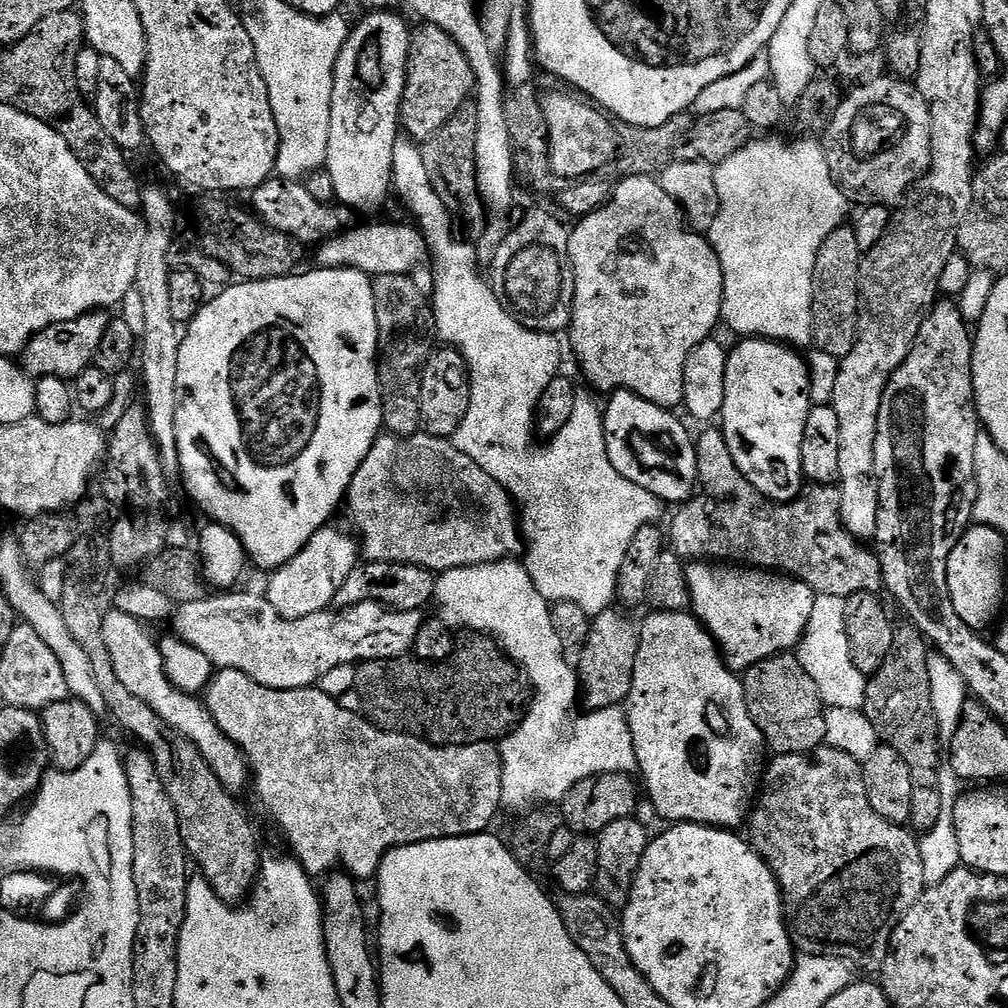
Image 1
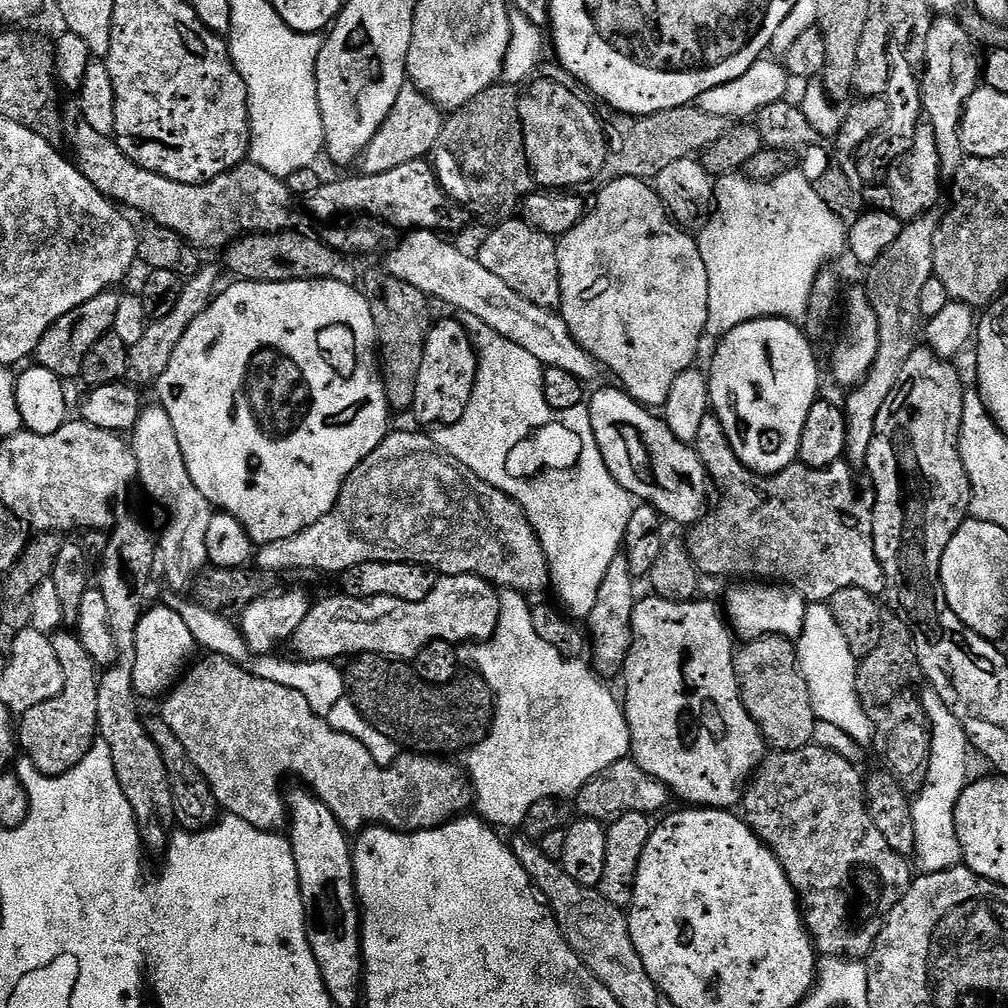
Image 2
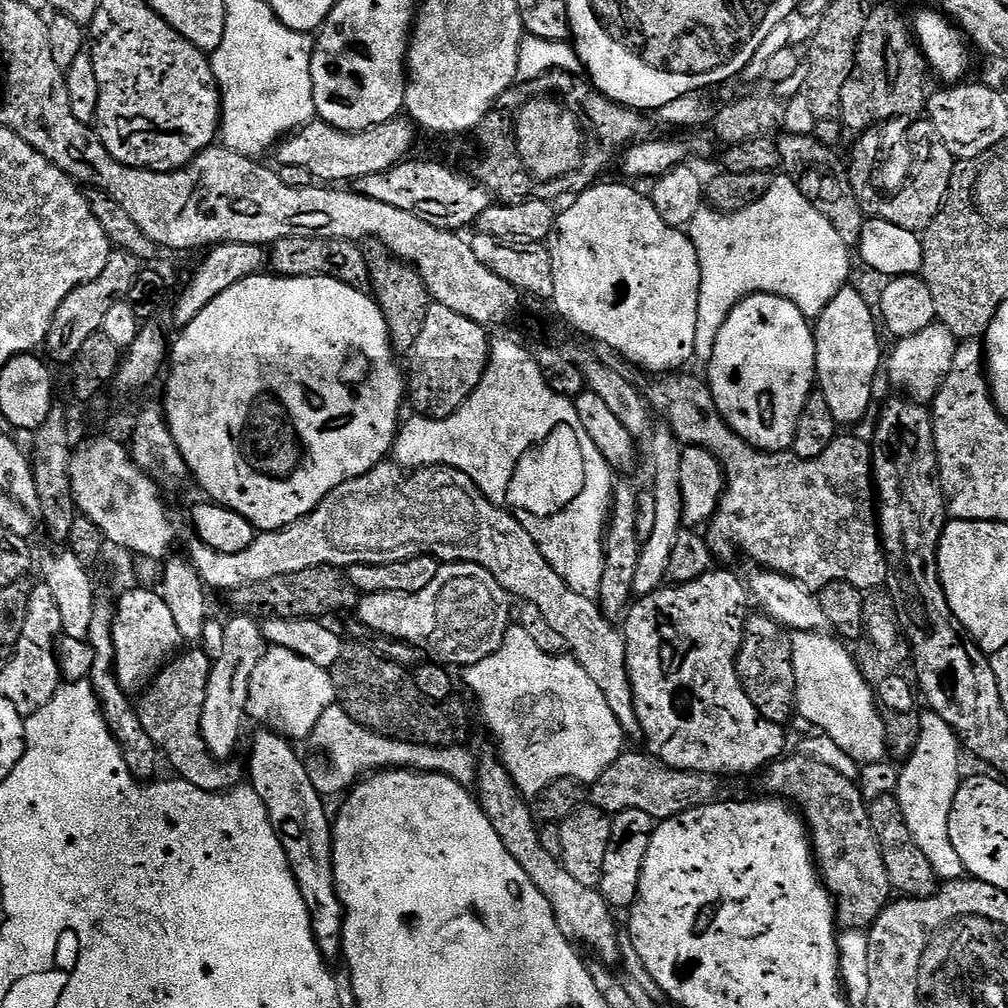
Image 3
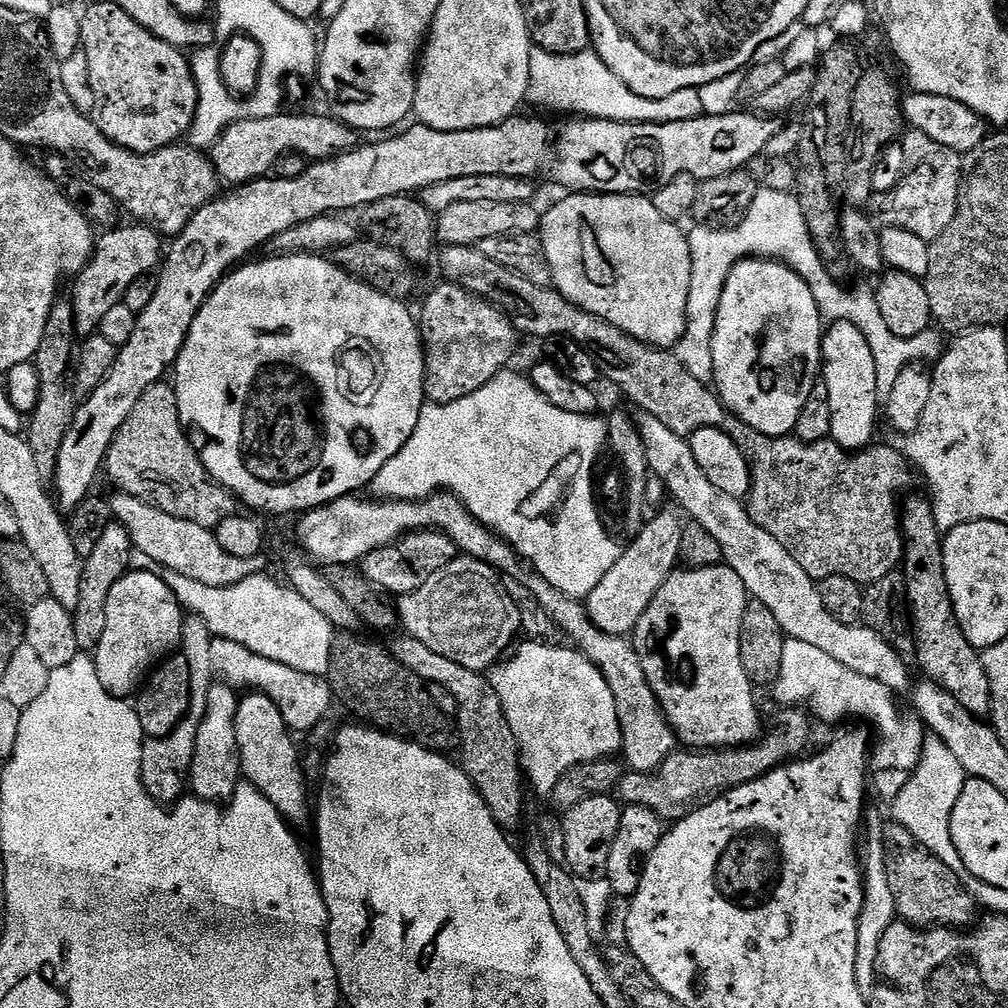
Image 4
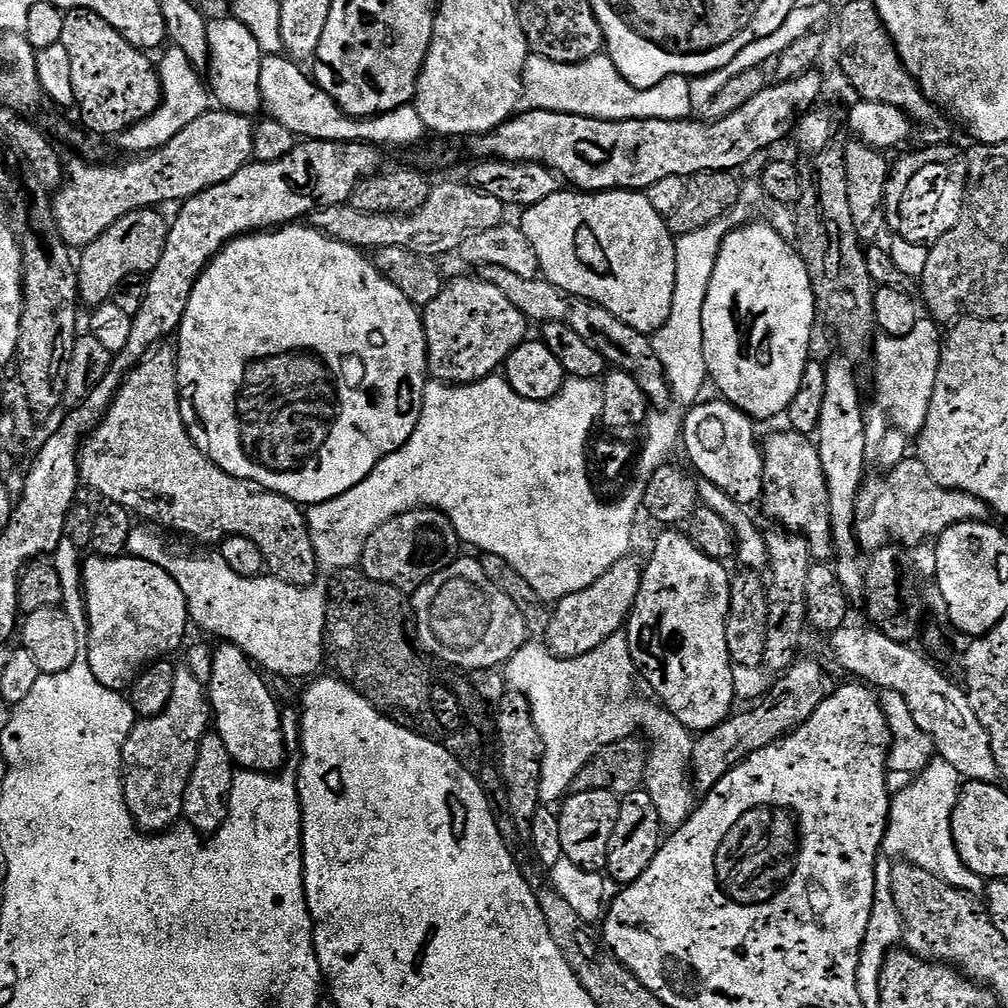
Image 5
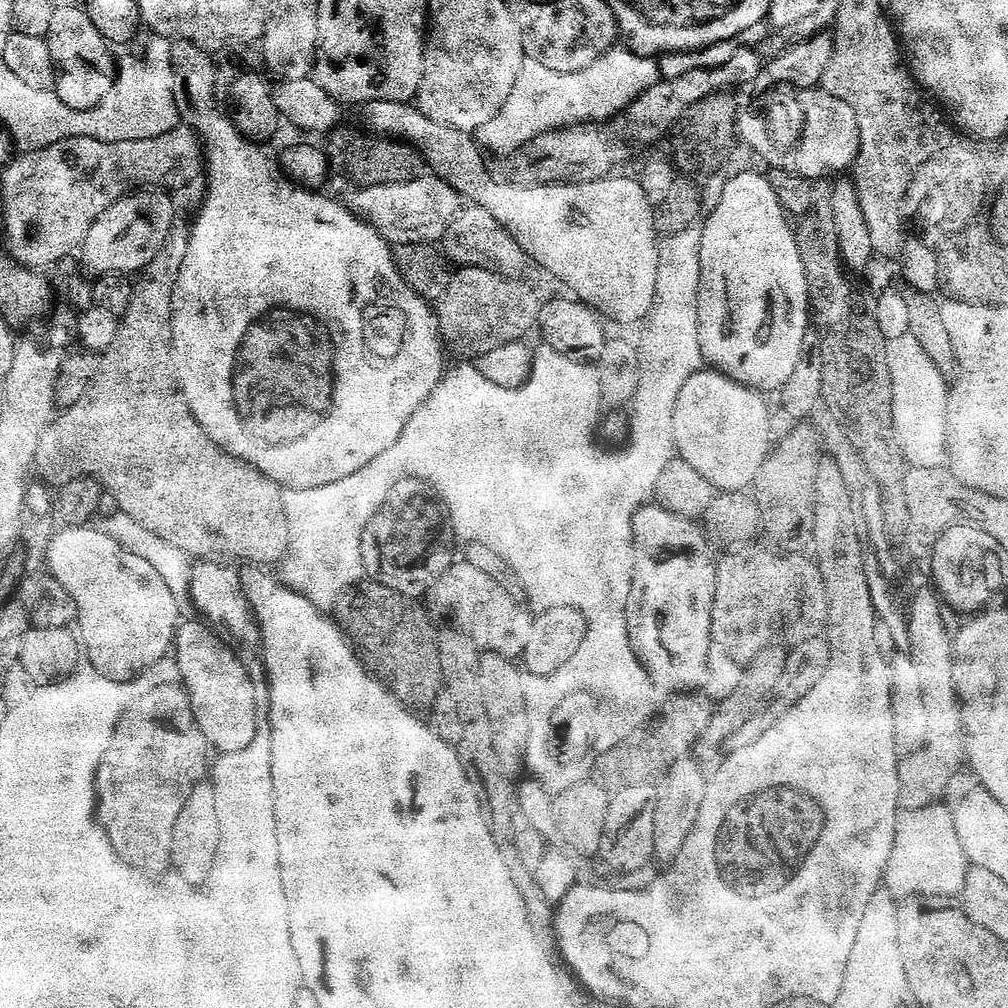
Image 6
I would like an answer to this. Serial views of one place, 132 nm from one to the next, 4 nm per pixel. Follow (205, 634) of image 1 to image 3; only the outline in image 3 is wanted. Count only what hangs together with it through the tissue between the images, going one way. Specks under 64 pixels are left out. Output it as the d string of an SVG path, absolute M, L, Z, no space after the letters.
M444 562L441 563L440 569L438 570L438 578L434 578L434 582L430 582L430 586L426 586L426 590L418 590L417 592L387 592L386 594L374 594L373 596L361 595L360 602L356 605L354 612L355 615L360 615L361 622L370 631L377 632L375 634L377 637L390 640L404 640L407 644L412 644L416 649L422 650L425 657L431 658L436 662L443 662L448 666L453 666L452 664L467 666L482 662L482 658L490 658L490 654L494 654L502 646L504 635L508 632L514 620L514 600L513 597L509 596L508 591L500 585L498 578L494 578L494 574L490 574L490 570L486 570L477 564L450 564Z

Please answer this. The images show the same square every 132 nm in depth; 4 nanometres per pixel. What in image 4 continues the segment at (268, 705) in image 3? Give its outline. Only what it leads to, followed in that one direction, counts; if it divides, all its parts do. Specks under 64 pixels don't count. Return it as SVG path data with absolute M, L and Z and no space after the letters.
M213 637L210 646L210 664L213 673L218 675L229 687L238 690L241 690L240 688L248 688L244 690L251 690L270 697L271 701L278 706L279 713L282 714L282 718L288 728L298 734L306 730L308 732L313 731L317 724L325 719L324 714L327 712L330 702L333 703L334 700L330 684L325 677L298 672L298 670L280 664L280 662L274 662L264 658L264 656L257 655L248 650L248 648L244 648L244 646L230 640Z

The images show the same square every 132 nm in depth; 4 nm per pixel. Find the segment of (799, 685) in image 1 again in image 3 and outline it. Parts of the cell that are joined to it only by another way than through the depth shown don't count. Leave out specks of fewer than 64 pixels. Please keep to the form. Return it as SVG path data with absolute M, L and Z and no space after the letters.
M767 614L749 615L744 621L744 640L736 658L736 673L754 706L770 722L787 725L796 712L796 675L792 636L783 624Z

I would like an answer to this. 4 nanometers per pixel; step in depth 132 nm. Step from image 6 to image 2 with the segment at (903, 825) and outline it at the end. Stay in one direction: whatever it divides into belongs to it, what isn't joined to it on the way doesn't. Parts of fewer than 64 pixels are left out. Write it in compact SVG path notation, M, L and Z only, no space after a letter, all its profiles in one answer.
M930 686L920 693L920 701L928 715L928 724L932 727L932 749L930 750L930 770L922 777L924 784L920 793L912 800L914 818L914 838L916 839L915 863L920 863L919 871L944 872L961 863L960 843L954 826L954 810L965 784L969 783L968 752L970 741L962 722L954 716L950 706Z

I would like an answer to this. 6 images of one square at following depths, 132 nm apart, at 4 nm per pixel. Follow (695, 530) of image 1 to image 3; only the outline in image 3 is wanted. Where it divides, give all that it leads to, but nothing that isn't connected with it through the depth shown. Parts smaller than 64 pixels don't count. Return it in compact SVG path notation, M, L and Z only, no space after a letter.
M660 374L655 377L656 380L649 388L646 388L646 396L649 401L664 400L664 412L668 415L667 424L671 431L680 437L685 445L694 448L704 448L707 452L716 455L716 459L720 461L721 468L724 469L726 477L726 487L724 495L720 498L719 509L711 521L710 528L713 528L718 535L724 540L733 540L750 559L756 563L761 569L769 572L781 572L782 575L788 576L791 580L797 580L800 584L805 584L810 590L819 590L825 588L827 584L834 582L846 582L850 586L861 590L880 590L889 583L890 569L888 567L888 554L884 550L884 542L882 539L882 529L878 523L878 496L874 491L874 465L872 463L872 444L869 441L859 440L856 436L837 435L836 440L826 448L822 454L818 454L818 458L798 458L791 450L783 452L764 452L760 448L756 448L750 442L746 442L739 436L728 423L722 418L722 414L718 410L718 406L714 402L714 394L711 388L703 379L700 380L696 376L680 376L684 374Z

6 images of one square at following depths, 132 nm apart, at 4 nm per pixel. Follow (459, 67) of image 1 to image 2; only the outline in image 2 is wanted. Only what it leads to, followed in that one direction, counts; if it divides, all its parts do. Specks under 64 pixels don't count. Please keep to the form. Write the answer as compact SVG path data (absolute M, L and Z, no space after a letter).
M415 86L401 87L398 102L392 104L390 114L382 122L378 134L374 134L372 141L364 147L358 161L359 171L365 176L386 174L386 170L395 170L406 162L425 159L436 147L445 119L445 113L429 96Z

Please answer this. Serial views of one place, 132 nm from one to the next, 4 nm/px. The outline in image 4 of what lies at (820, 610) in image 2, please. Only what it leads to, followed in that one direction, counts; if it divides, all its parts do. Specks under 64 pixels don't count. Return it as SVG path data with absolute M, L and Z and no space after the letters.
M785 639L782 646L782 666L770 692L780 706L806 706L817 721L839 725L848 722L851 716L869 720L874 733L874 747L870 752L870 764L875 771L904 770L911 774L918 766L926 729L915 715L903 716L896 705L897 697L882 682L866 678L842 662L834 662L830 654L825 654L806 642Z

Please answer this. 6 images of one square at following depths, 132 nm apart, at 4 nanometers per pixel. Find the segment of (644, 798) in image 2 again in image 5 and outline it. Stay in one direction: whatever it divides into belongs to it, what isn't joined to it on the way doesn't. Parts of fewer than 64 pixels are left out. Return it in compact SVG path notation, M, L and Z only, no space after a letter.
M797 659L788 669L786 679L788 679L788 692L780 692L777 696L769 695L763 702L749 707L752 708L749 712L737 711L720 727L703 733L693 743L692 783L701 793L711 792L712 788L718 786L718 782L722 782L722 778L726 778L726 774L732 768L742 763L748 756L766 746L778 743L789 732L801 728L812 717L814 710L818 710L818 706L830 691L827 674L812 660Z

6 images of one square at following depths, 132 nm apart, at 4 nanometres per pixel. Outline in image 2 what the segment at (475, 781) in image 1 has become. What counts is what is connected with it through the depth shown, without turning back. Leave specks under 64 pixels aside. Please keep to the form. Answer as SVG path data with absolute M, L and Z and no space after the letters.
M208 656L205 660L198 660L185 671L175 687L163 697L162 718L170 726L170 730L174 730L174 734L178 734L178 742L182 742L182 746L186 746L186 754L206 778L206 782L212 788L217 805L227 815L242 818L242 822L250 822L250 826L258 826L267 832L283 829L283 824L285 827L289 823L290 813L286 807L285 793L283 791L280 793L280 783L287 776L297 776L300 779L297 781L332 811L334 818L338 818L340 825L349 834L359 833L369 826L383 826L398 832L420 832L423 828L437 828L440 824L455 820L465 815L473 807L472 782L468 779L465 769L461 765L459 768L458 765L448 761L451 759L441 758L436 754L401 754L392 764L379 764L370 756L370 750L366 750L366 746L362 746L362 742L358 742L358 738L352 738L350 734L342 734L338 730L334 730L334 726L330 726L323 715L315 713L311 709L310 703L306 702L306 698L298 690L292 690L288 686L260 678L256 676L255 671L248 669L247 672L246 669L239 668L234 661L227 660L224 656Z

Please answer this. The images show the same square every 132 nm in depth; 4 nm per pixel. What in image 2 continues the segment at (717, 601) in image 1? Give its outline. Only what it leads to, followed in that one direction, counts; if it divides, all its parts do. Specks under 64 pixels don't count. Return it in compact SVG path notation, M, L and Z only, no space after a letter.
M740 582L722 600L726 619L741 641L757 640L763 636L787 636L799 638L806 622L809 601L794 587L783 582Z

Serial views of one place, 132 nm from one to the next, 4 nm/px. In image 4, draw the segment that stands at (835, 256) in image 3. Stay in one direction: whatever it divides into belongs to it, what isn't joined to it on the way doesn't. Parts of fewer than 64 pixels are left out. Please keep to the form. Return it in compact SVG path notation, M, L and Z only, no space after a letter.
M760 188L750 210L736 227L717 230L696 226L693 229L693 232L687 233L692 259L690 294L686 302L688 325L676 344L674 355L682 362L682 366L686 366L686 370L690 370L690 374L694 374L694 378L705 382L712 380L714 374L712 343L718 302L722 298L724 283L732 273L732 267L749 257L778 260L781 264L787 264L808 283L814 294L814 302L825 321L849 320L854 326L858 326L858 330L862 330L862 334L866 334L866 342L870 342L870 354L874 354L874 366L878 374L876 391L881 397L887 398L890 390L894 390L894 382L898 382L898 374L902 374L902 370L917 362L924 362L920 360L935 362L944 352L945 337L935 327L929 326L916 337L895 337L882 318L875 291L867 292L864 288L856 288L853 292L847 292L841 281L832 278L810 238L806 218L802 218L799 199L792 192Z

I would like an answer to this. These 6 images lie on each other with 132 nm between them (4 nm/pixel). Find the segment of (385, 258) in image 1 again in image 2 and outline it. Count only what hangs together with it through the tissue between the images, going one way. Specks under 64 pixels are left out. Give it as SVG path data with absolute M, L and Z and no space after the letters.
M412 230L405 236L408 237L389 254L388 264L386 264L387 272L394 274L396 278L402 278L402 282L410 282L410 286L422 290L425 296L433 301L441 300L442 303L457 308L464 316L482 318L482 322L486 322L486 326L493 328L497 334L522 346L524 350L530 350L530 354L534 354L534 358L538 358L538 362L543 364L545 368L567 370L585 382L591 382L599 372L602 372L602 365L599 361L595 360L572 337L559 311L543 308L526 298L522 298L522 294L510 290L510 286L506 286L506 282L502 282L502 278L498 278L498 274L490 274L490 270L486 270L486 266L482 266L482 262L475 255L467 256L462 249L447 244L444 241L447 239L435 231Z

